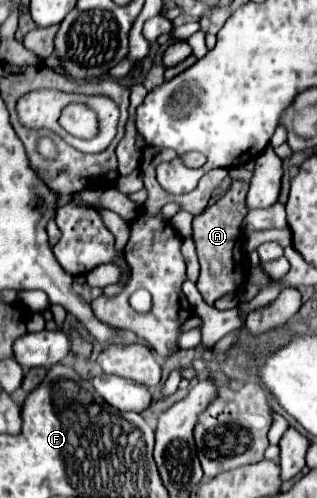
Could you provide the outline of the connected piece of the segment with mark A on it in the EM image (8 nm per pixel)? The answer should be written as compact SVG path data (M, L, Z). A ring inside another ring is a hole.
M233 182L229 192L217 200L213 206L209 206L203 214L199 214L193 220L193 240L197 246L199 262L201 262L201 276L197 280L197 288L203 290L203 300L213 306L217 298L225 296L227 292L237 292L241 286L241 280L247 270L245 252L241 250L241 220L247 214L245 206L245 194L249 184L245 182Z

